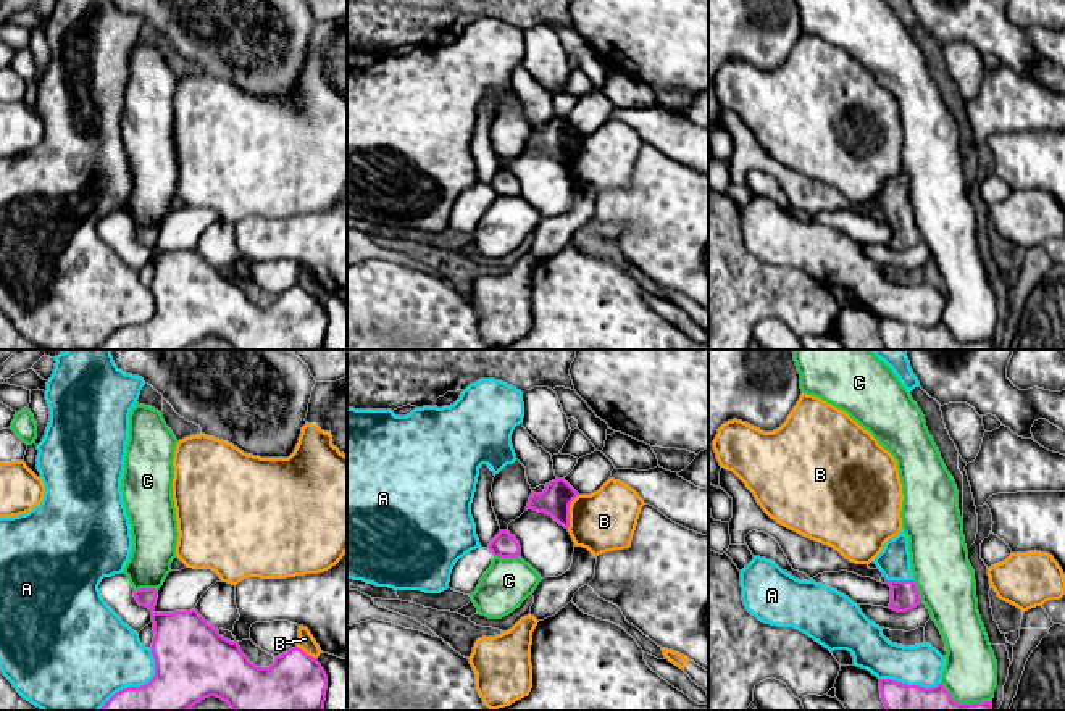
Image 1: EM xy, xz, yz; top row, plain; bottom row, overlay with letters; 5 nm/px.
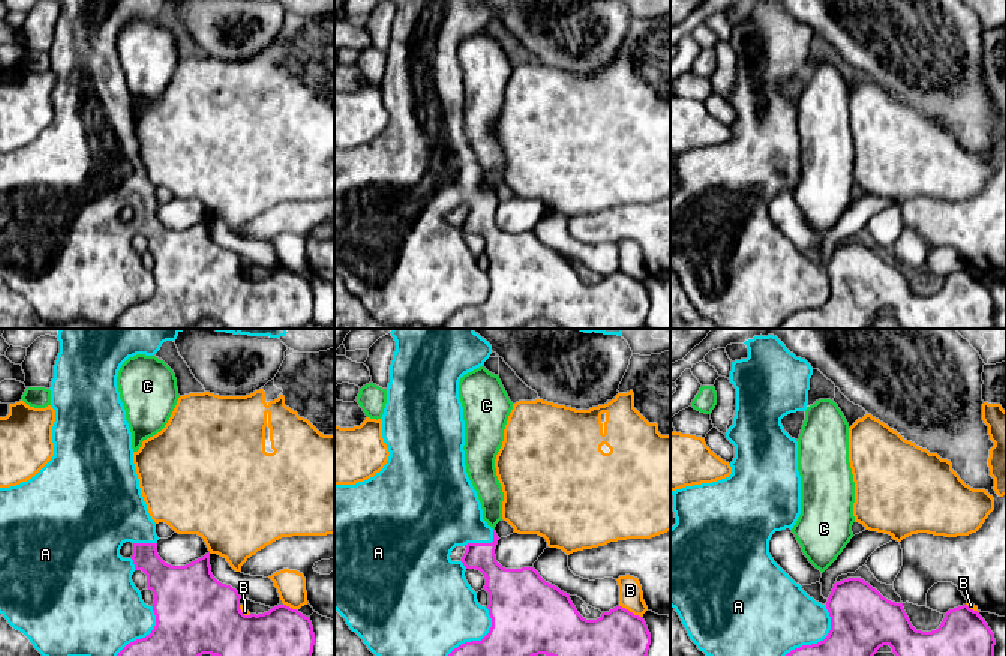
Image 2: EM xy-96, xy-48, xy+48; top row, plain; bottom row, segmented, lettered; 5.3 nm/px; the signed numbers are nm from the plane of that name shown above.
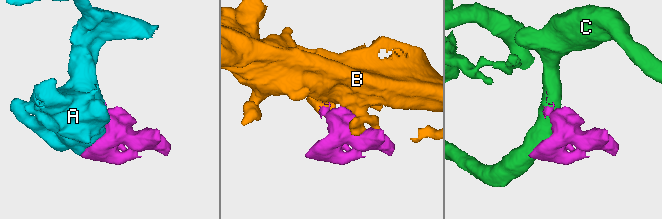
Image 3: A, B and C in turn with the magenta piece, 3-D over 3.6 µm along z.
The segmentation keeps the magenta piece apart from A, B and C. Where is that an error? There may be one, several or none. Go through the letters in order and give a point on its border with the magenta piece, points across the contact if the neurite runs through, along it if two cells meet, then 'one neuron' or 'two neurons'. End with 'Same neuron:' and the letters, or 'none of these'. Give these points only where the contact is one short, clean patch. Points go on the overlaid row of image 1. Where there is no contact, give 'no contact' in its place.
A: xy (141, 686) | one neuron
B: xz (568, 511) | two neurons
C: xz (507, 557) | two neurons
Same neuron: A

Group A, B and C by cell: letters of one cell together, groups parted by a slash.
A / B / C

